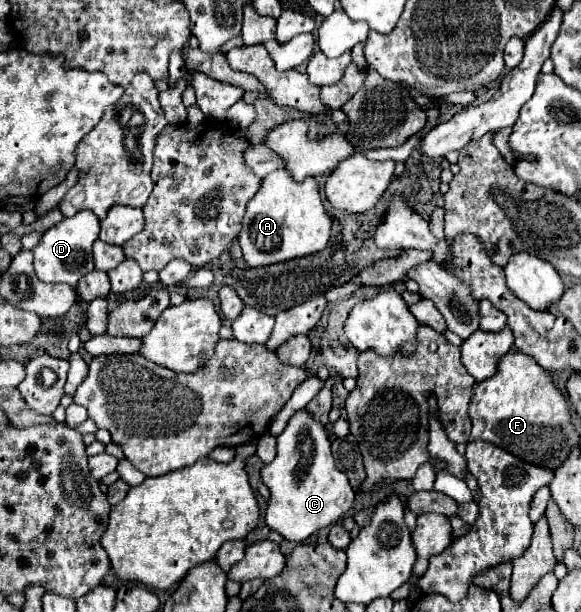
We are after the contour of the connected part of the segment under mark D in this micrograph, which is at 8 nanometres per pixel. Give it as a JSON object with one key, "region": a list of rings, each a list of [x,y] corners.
{"region":[[[82,210],[72,218],[64,218],[56,226],[44,232],[40,242],[32,248],[34,254],[34,272],[42,282],[68,282],[74,288],[78,280],[94,270],[92,262],[92,242],[98,238],[100,220],[90,210]]]}

